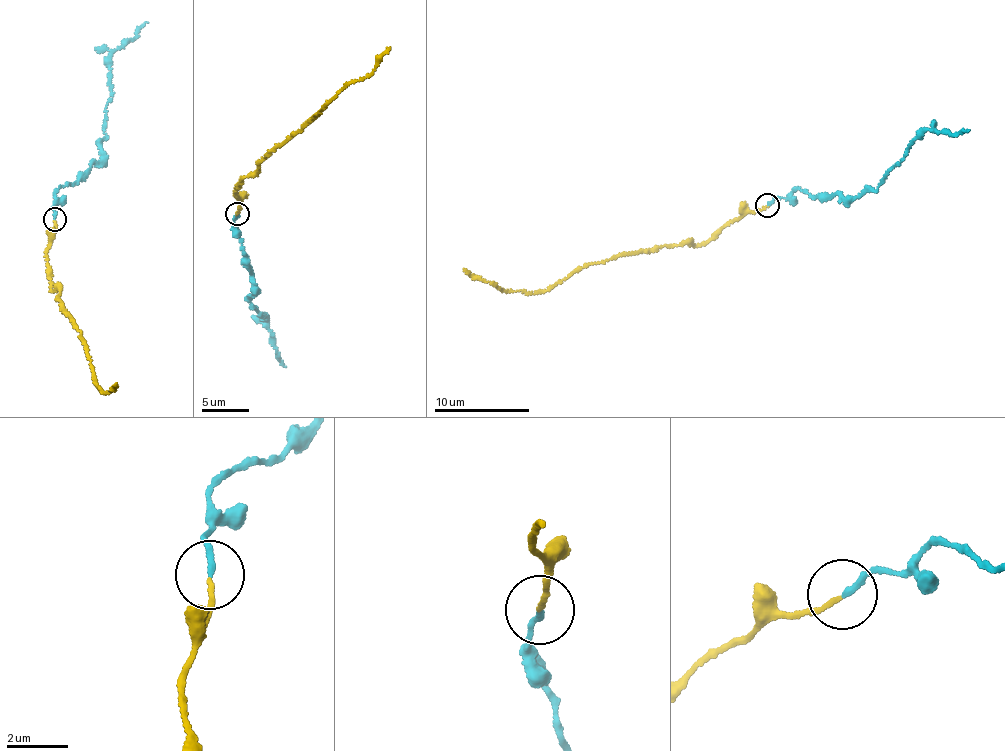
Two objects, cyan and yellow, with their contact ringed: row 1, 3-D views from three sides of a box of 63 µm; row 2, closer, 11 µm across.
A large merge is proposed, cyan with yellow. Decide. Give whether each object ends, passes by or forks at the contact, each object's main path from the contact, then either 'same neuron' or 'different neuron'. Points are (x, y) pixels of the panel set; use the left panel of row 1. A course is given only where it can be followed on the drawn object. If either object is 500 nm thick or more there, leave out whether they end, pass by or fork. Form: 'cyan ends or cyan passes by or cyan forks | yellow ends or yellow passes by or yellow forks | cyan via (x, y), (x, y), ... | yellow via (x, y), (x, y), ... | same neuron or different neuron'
cyan ends | yellow ends | cyan via (54, 218), (54, 201), (59, 188), (103, 159), (101, 144), (105, 139), (113, 52), (148, 22) | yellow via (54, 220), (44, 252), (50, 288), (58, 290), (56, 296), (74, 320), (93, 380), (104, 393), (115, 384) | same neuron

